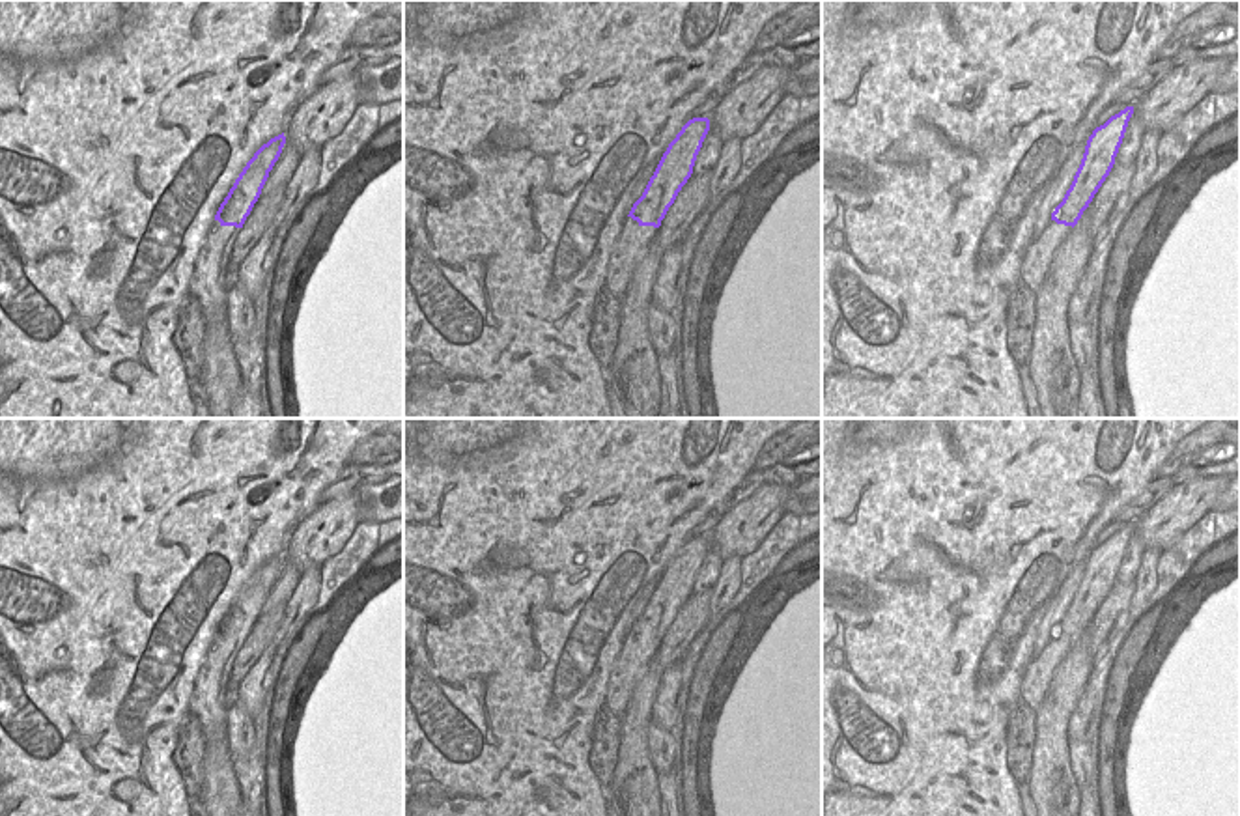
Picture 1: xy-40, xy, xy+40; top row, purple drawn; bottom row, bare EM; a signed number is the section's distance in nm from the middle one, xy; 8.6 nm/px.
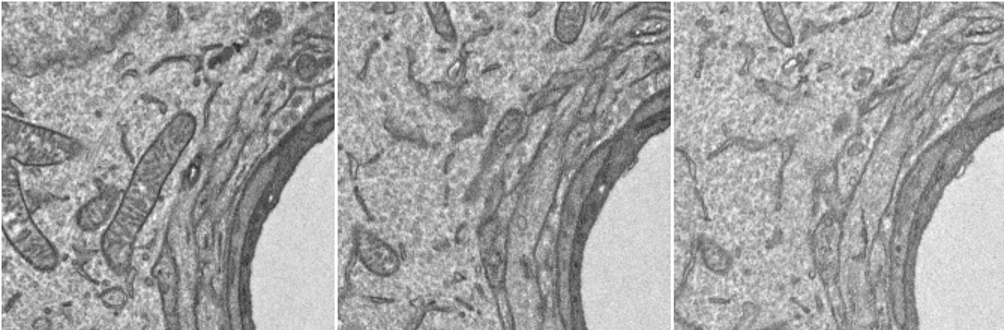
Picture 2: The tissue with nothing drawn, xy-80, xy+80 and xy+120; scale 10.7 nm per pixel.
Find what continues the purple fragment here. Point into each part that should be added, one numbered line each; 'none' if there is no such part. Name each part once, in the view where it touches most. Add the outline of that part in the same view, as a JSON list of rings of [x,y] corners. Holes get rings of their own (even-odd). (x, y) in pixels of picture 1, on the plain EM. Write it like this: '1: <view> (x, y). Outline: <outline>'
1: xy (634, 660). Outline: [[[631,635],[626,637],[622,652],[611,670],[609,683],[607,683],[607,696],[605,696],[607,708],[618,719],[624,717],[633,689],[646,674],[657,648],[659,646],[654,644],[641,644]]]

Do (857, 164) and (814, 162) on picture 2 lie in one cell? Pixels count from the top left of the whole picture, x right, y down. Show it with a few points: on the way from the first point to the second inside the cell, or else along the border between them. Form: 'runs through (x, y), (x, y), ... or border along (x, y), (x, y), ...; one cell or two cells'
border along (856, 134), (844, 146), (833, 168); two cells

